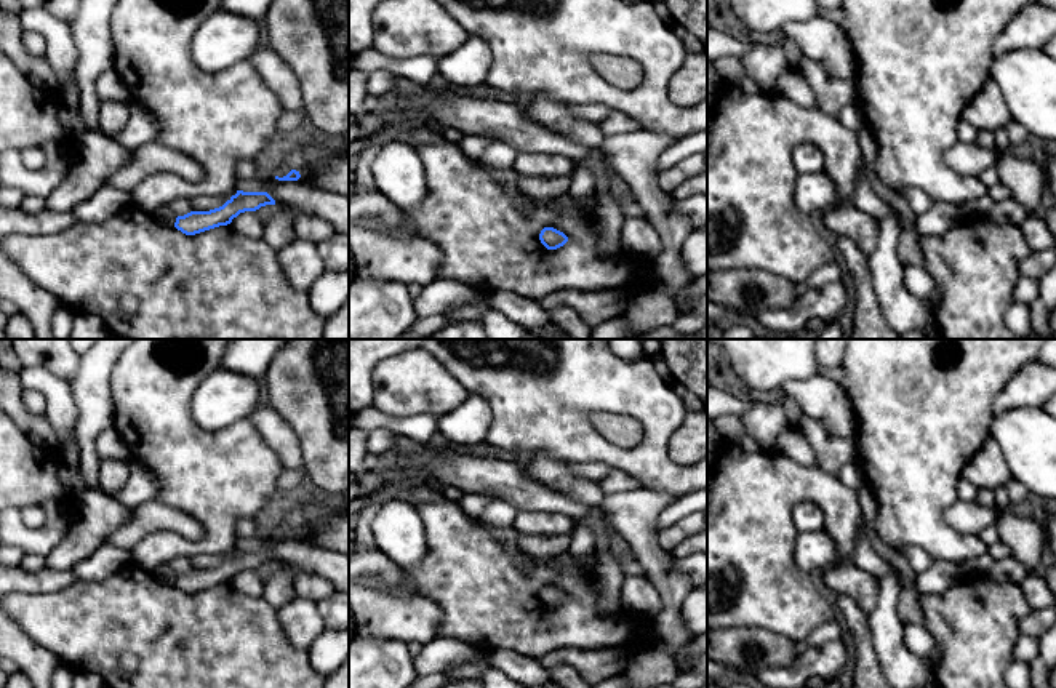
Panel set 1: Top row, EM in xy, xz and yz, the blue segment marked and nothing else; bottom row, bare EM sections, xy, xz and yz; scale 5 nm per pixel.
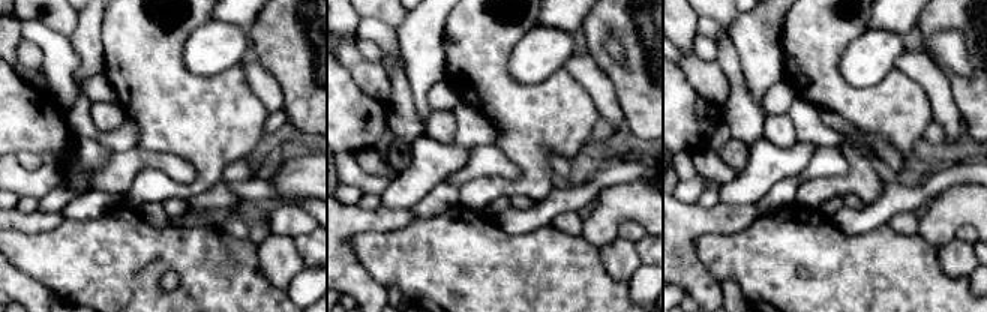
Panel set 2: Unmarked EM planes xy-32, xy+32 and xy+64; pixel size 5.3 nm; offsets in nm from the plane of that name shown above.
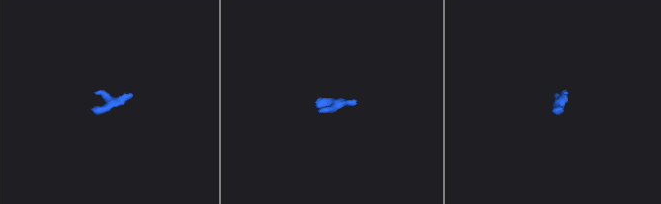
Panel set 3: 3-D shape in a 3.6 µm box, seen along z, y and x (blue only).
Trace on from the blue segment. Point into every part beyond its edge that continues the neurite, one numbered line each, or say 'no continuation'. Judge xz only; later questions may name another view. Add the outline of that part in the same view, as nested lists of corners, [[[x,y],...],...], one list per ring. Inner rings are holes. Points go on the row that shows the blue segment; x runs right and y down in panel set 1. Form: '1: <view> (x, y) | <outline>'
no continuation

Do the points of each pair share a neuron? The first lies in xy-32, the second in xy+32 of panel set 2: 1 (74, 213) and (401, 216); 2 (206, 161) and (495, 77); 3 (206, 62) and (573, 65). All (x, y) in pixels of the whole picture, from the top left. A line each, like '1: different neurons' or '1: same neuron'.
1: different neurons
2: same neuron
3: different neurons

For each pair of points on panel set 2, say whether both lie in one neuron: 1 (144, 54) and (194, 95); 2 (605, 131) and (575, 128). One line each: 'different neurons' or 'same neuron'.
1: same neuron
2: different neurons

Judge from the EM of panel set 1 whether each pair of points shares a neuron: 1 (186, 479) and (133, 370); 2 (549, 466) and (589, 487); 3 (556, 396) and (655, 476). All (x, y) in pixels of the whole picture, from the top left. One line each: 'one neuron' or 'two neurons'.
1: one neuron
2: one neuron
3: one neuron

